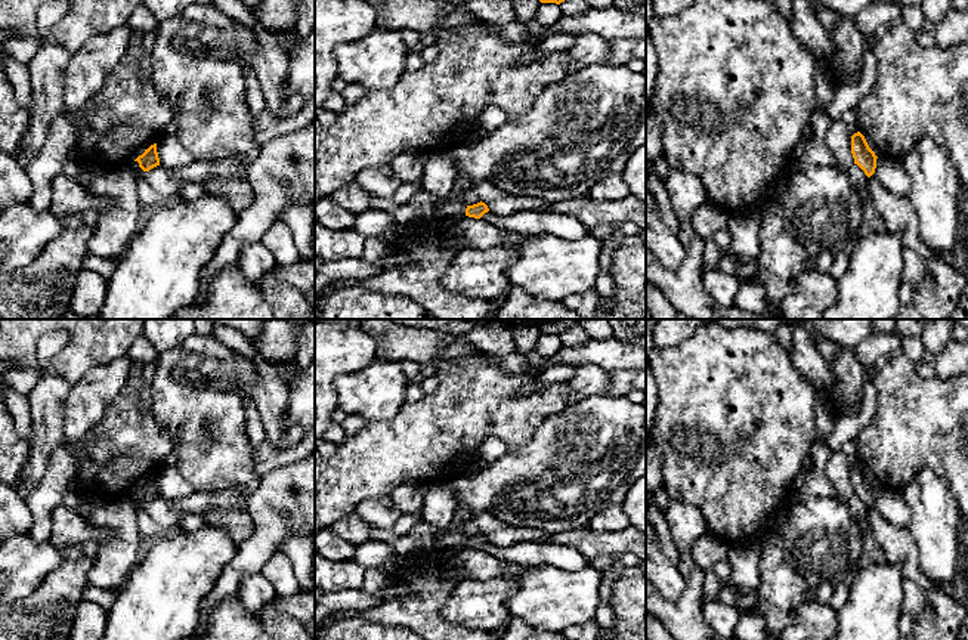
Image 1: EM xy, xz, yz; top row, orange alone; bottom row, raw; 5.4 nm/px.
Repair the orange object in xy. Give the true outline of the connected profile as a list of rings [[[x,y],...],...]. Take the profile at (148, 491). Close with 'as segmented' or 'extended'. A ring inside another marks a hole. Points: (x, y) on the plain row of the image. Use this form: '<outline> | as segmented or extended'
[[[157,474],[151,476],[142,486],[139,486],[134,492],[139,494],[139,498],[143,503],[149,503],[151,500],[160,497],[160,489],[157,483]]] | as segmented

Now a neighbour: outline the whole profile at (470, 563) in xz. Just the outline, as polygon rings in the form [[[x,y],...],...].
[[[466,547],[445,565],[443,576],[457,584],[464,579],[500,578],[508,572],[522,573],[528,569],[529,566],[504,562],[485,551]]]

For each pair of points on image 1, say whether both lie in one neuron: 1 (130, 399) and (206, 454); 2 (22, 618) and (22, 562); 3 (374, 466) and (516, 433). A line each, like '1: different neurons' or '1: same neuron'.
1: different neurons
2: different neurons
3: same neuron

